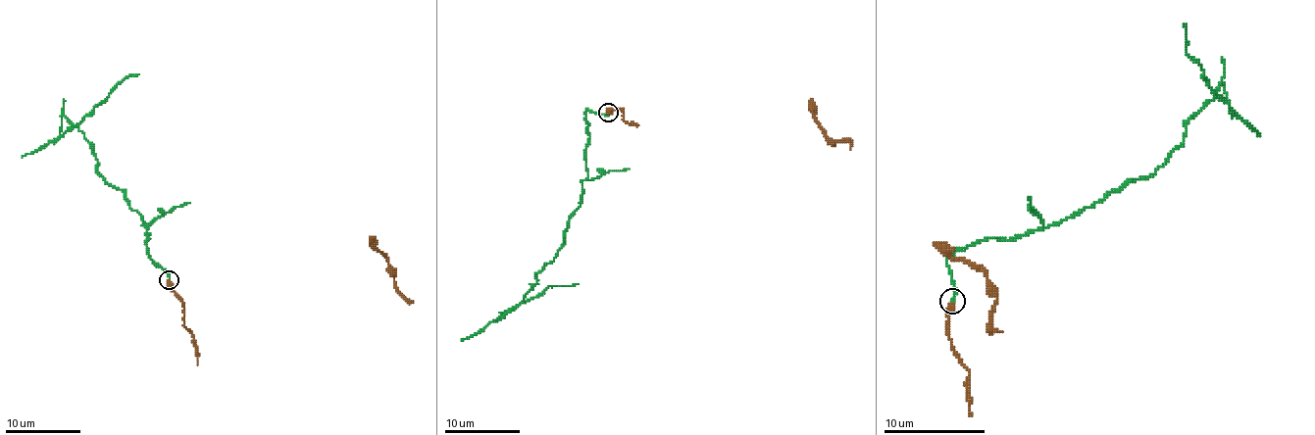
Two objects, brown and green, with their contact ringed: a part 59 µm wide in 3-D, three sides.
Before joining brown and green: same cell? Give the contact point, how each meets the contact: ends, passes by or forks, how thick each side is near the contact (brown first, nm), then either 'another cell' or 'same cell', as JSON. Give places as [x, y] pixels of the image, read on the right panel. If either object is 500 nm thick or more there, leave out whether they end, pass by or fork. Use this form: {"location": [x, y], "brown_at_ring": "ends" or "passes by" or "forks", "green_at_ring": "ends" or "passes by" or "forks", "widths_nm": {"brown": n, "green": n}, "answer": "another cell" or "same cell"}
{"location": [952, 301], "brown_at_ring": "ends", "green_at_ring": "ends", "widths_nm": {"brown": 480, "green": 170}, "answer": "another cell"}

